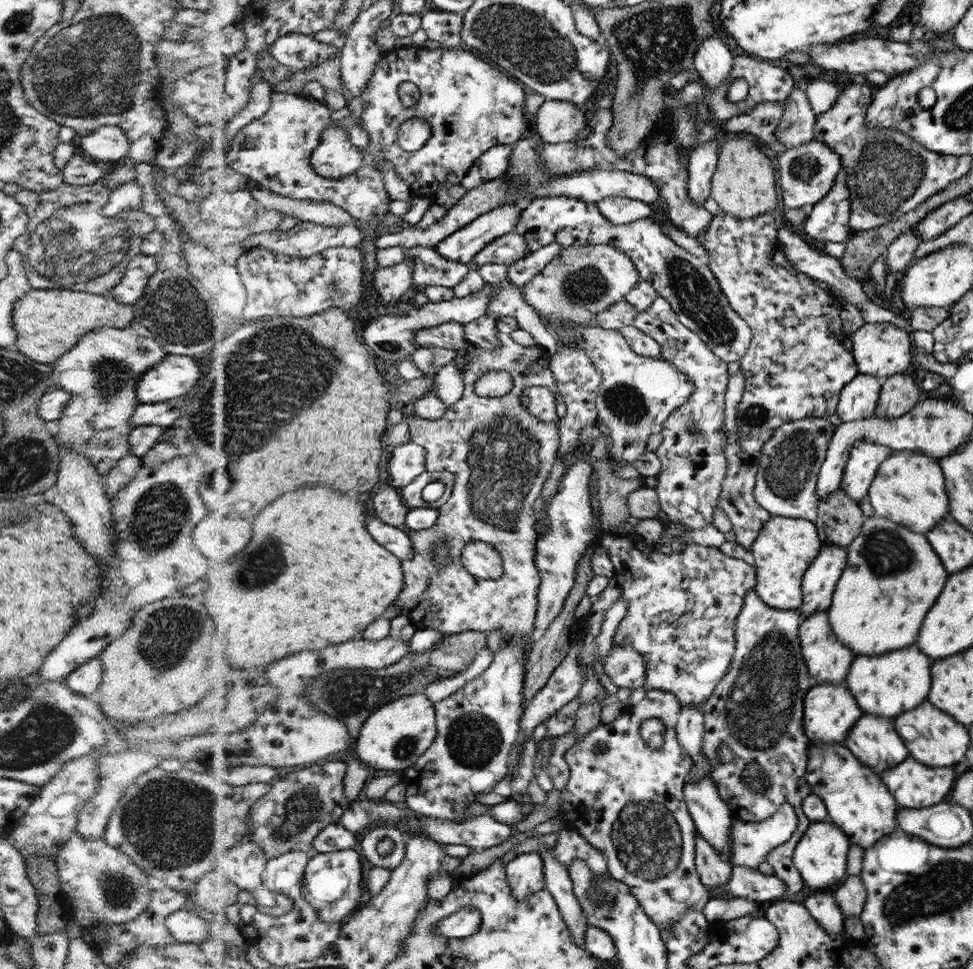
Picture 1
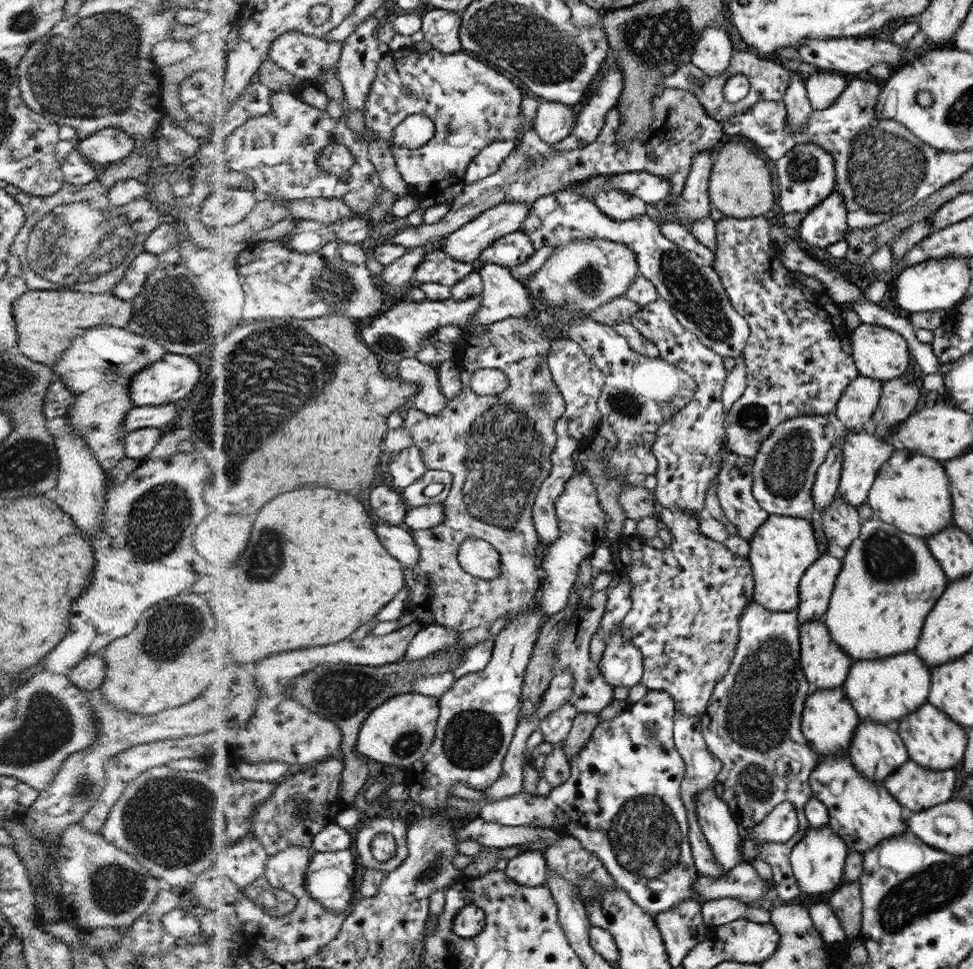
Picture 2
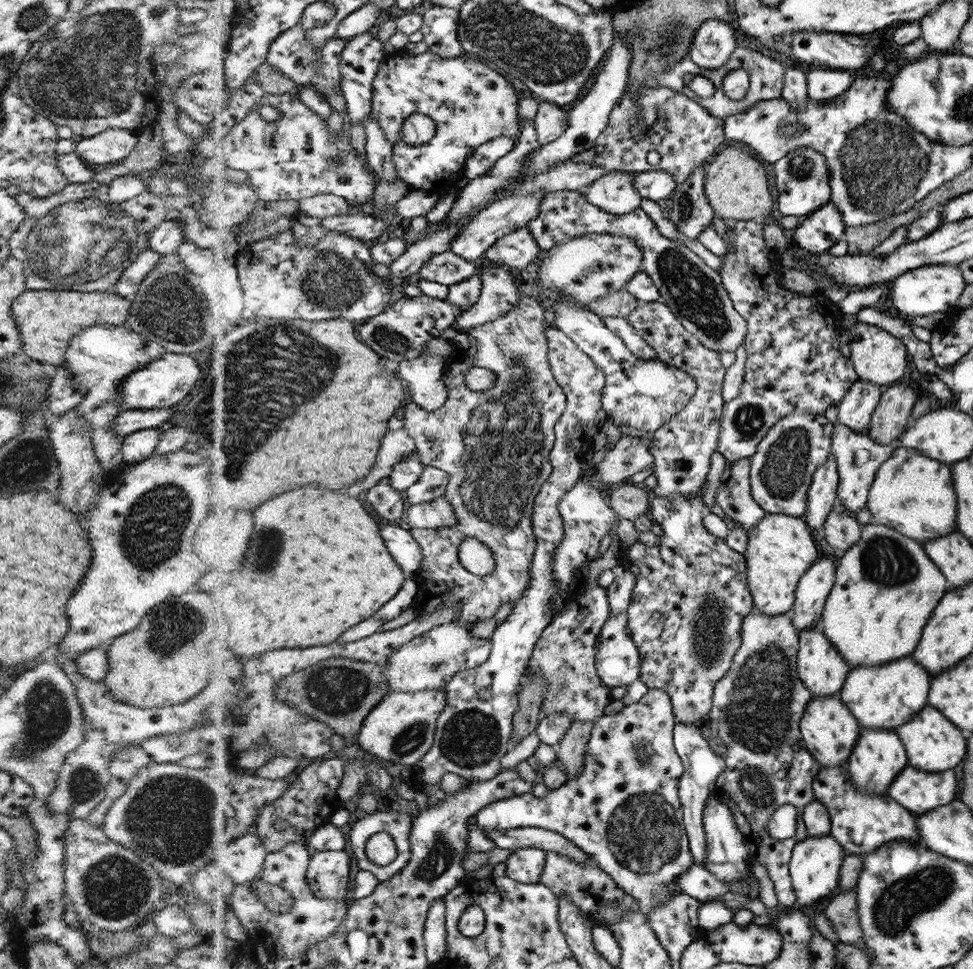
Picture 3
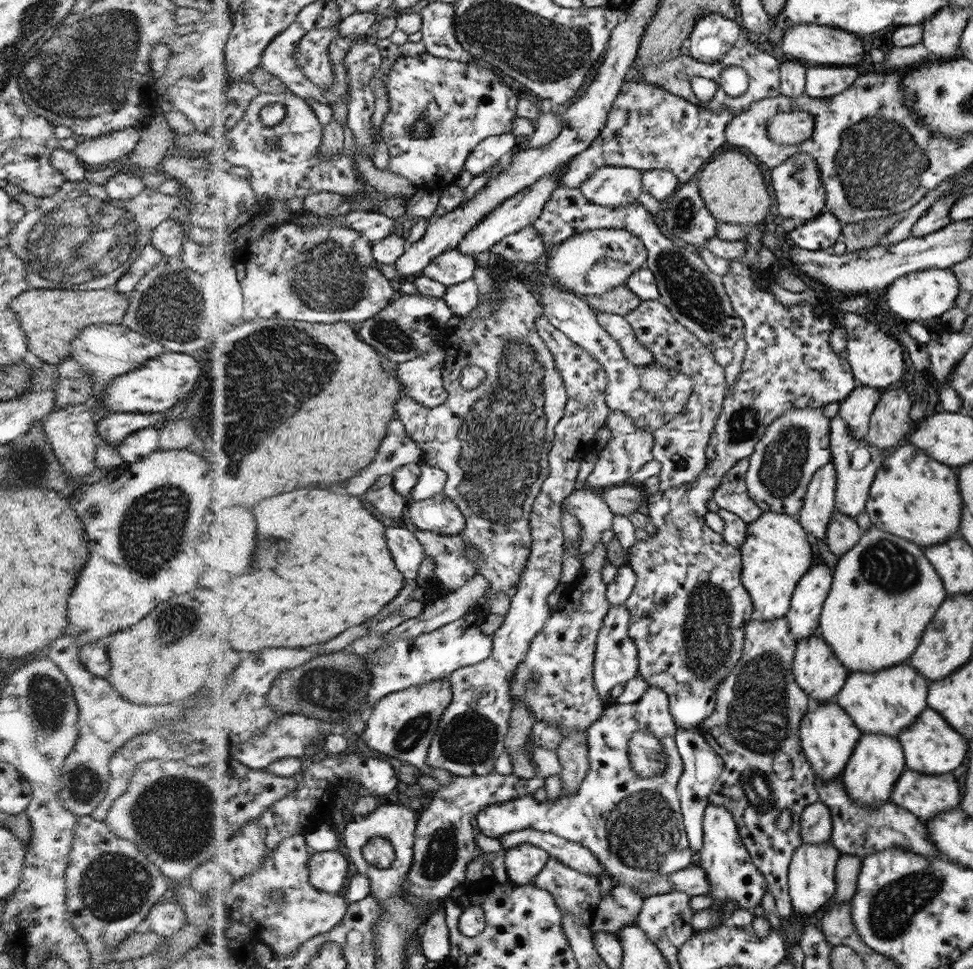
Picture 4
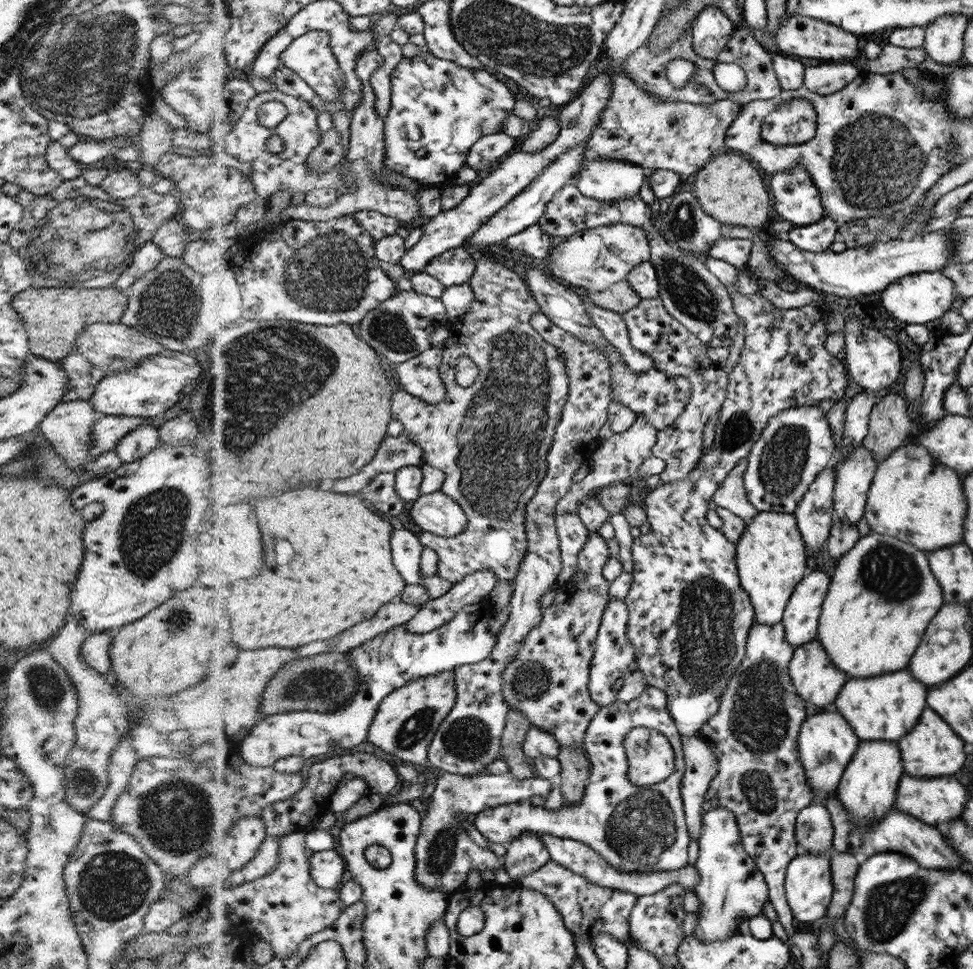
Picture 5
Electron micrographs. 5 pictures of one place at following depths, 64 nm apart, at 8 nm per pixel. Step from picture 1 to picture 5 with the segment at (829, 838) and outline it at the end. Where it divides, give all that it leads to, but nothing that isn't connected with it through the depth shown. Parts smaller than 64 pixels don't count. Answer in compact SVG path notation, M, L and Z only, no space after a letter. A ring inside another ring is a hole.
M832 852L800 853L789 864L785 876L785 895L798 922L811 924L822 918L826 914L826 908L829 908L832 892L836 890L833 884L831 855Z

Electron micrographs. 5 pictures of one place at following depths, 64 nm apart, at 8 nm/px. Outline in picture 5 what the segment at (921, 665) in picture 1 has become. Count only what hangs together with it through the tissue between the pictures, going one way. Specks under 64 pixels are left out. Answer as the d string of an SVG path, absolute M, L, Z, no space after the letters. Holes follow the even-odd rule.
M907 668L865 679L850 679L837 696L834 710L841 714L863 740L896 741L912 731L926 708L926 686L914 680Z

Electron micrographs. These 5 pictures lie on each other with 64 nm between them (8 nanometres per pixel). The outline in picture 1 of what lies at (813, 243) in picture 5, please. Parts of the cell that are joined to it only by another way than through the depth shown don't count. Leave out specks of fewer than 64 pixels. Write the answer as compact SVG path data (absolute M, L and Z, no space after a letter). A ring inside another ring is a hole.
M842 171L829 194L807 211L804 232L809 240L845 242L852 230L849 216L852 214L852 200L847 187L846 173Z

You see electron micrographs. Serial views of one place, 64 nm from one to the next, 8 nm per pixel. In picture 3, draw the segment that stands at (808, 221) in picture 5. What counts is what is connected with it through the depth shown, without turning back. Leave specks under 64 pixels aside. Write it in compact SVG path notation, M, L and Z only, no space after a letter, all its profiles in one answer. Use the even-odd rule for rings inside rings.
M800 147L790 152L784 158L774 163L774 178L778 194L778 208L784 216L796 216L800 220L812 215L814 211L820 210L822 206L832 199L832 184L829 174L829 165L826 157L810 147Z

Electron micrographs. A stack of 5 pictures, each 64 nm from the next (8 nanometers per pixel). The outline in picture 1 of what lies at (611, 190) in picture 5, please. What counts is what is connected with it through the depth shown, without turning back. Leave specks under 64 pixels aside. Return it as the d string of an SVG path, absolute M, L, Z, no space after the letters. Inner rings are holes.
M611 196L598 202L597 207L614 224L634 223L651 218L655 213L646 201L634 200L624 196Z

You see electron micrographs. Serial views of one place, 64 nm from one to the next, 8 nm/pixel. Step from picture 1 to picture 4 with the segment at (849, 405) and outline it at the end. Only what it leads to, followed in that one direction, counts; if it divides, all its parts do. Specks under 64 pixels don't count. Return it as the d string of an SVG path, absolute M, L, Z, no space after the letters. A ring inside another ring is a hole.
M858 385L848 399L840 402L839 415L844 417L848 432L858 440L864 440L869 434L869 422L882 391L869 386Z

